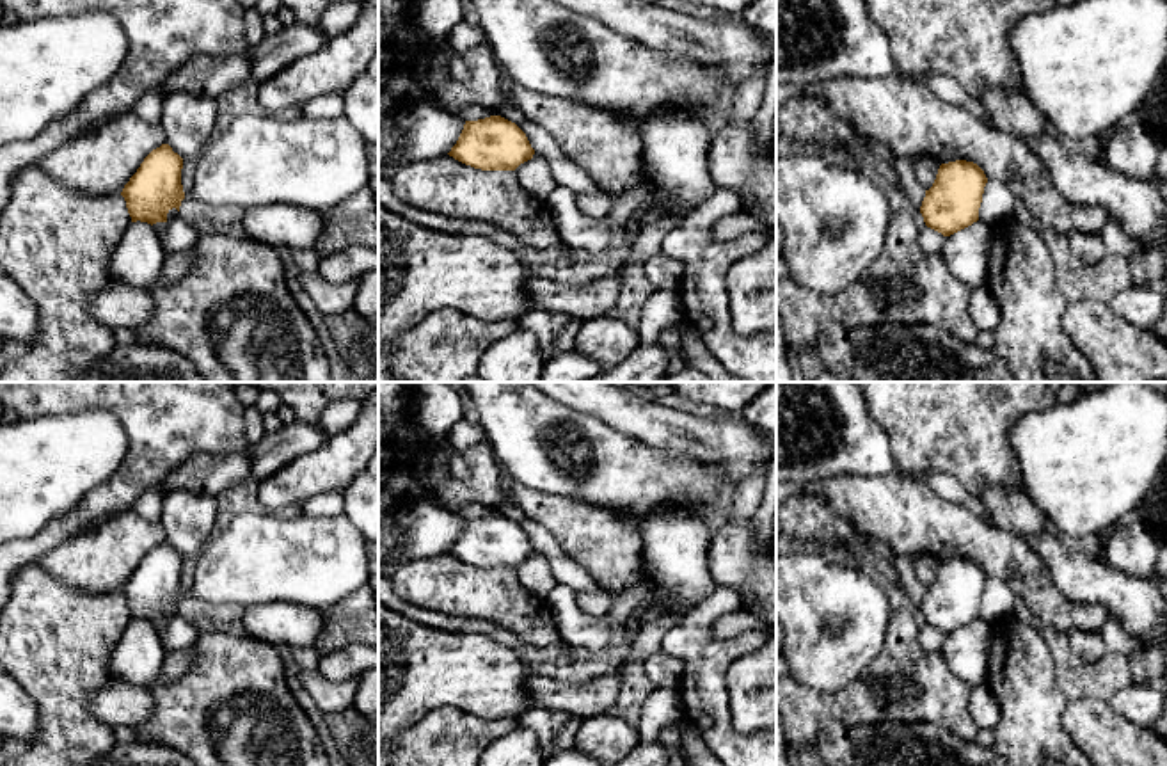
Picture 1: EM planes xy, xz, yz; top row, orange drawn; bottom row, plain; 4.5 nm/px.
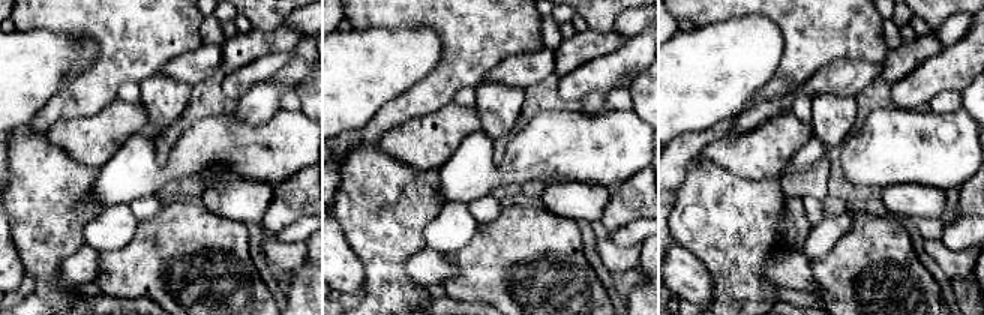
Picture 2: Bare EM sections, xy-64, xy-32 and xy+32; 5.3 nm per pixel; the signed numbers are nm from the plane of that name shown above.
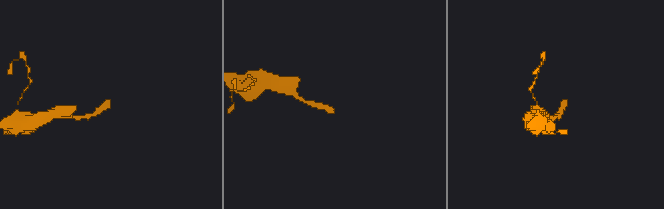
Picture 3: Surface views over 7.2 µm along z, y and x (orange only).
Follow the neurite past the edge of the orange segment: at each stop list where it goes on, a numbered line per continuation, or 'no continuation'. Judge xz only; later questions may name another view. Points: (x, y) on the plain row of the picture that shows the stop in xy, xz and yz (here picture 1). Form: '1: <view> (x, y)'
no continuation

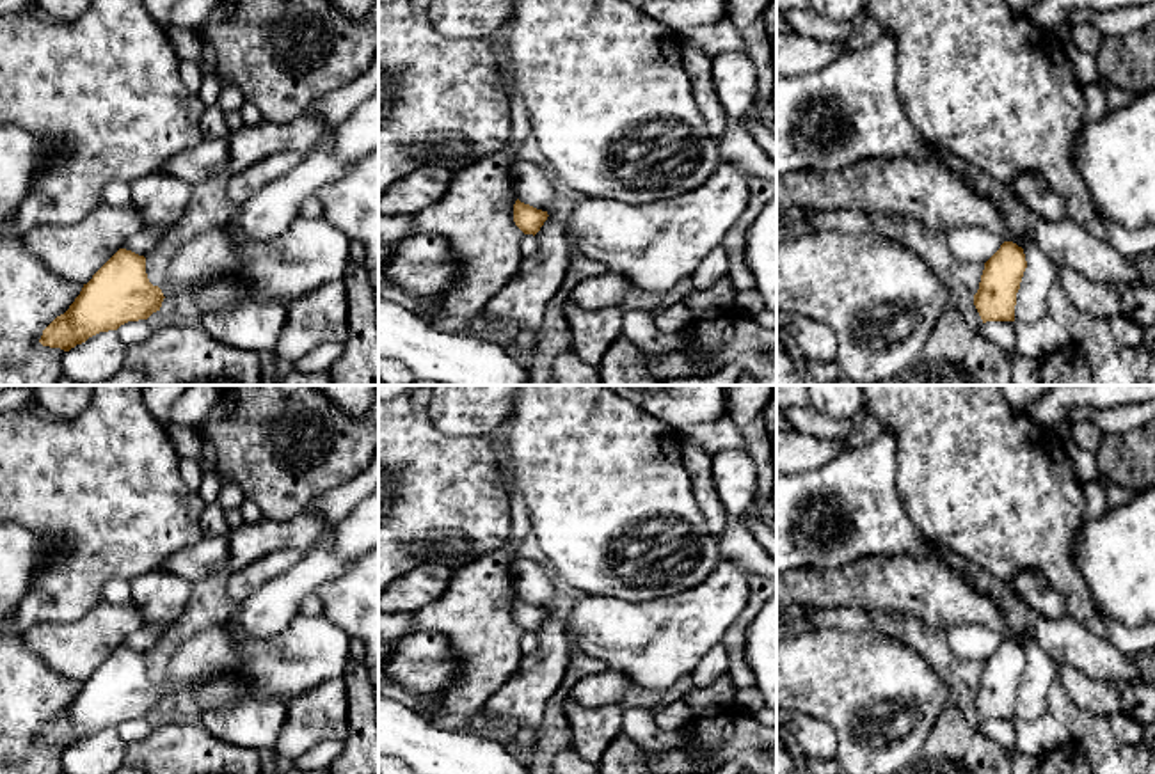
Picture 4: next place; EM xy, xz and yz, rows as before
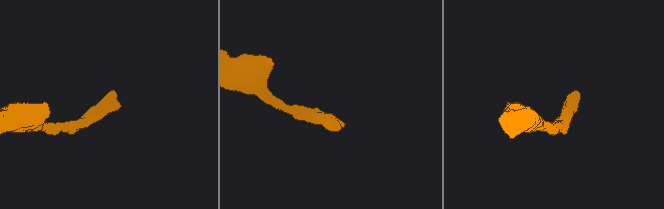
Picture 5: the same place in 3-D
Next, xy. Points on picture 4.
1: xy (311, 650)

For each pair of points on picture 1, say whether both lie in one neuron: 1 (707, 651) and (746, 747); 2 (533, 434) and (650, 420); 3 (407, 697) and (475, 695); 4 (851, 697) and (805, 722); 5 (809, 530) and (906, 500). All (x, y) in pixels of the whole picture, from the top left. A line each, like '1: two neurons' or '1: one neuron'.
1: one neuron
2: two neurons
3: one neuron
4: one neuron
5: two neurons

